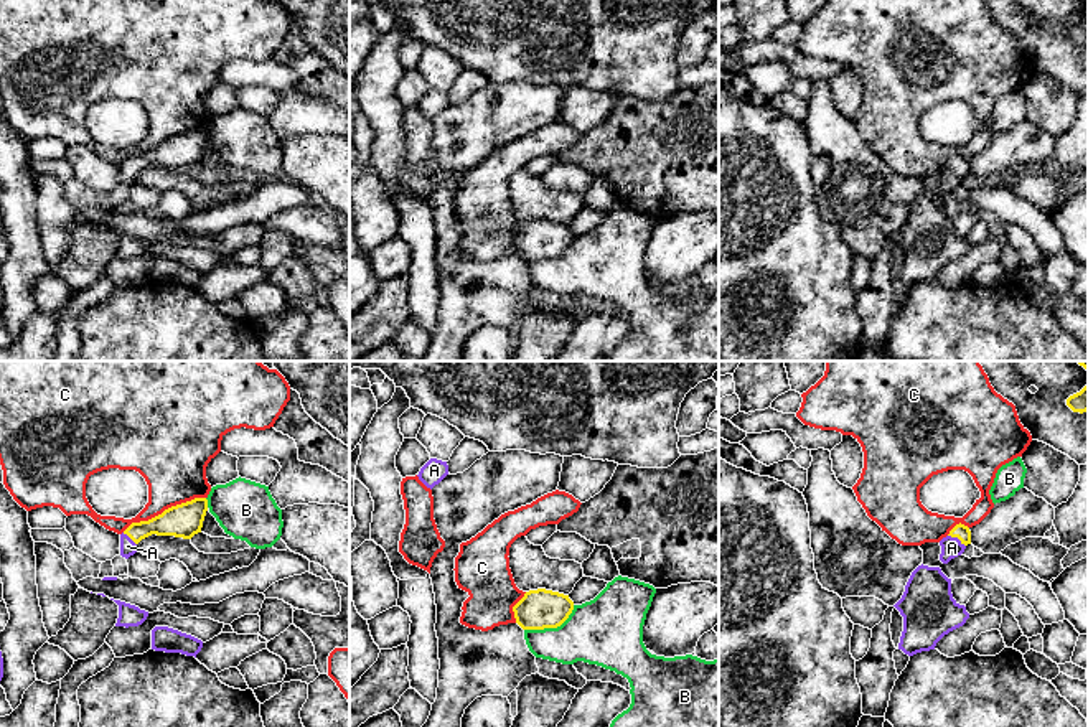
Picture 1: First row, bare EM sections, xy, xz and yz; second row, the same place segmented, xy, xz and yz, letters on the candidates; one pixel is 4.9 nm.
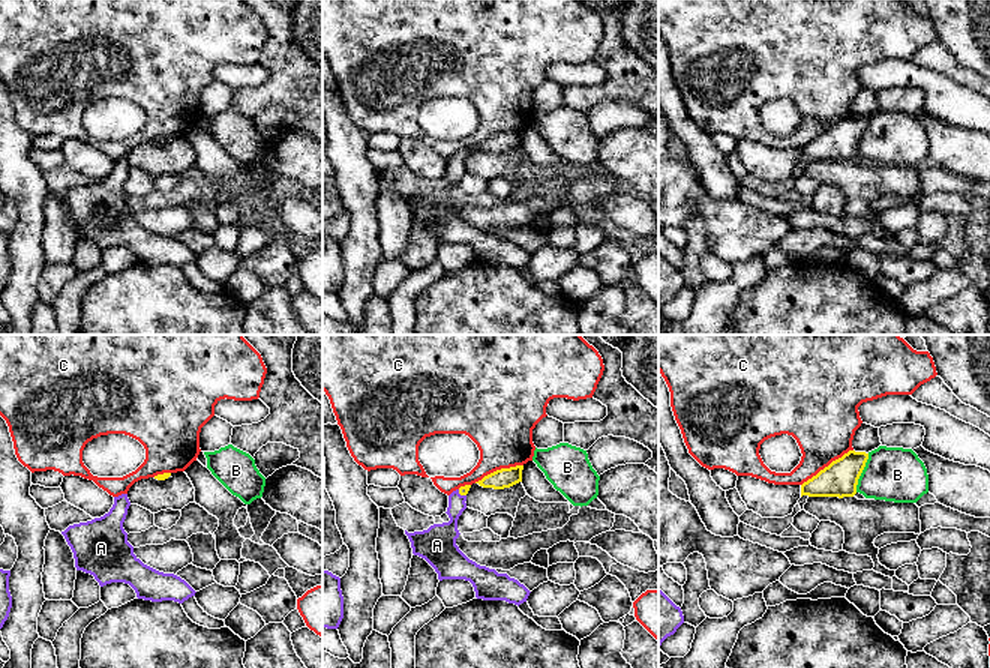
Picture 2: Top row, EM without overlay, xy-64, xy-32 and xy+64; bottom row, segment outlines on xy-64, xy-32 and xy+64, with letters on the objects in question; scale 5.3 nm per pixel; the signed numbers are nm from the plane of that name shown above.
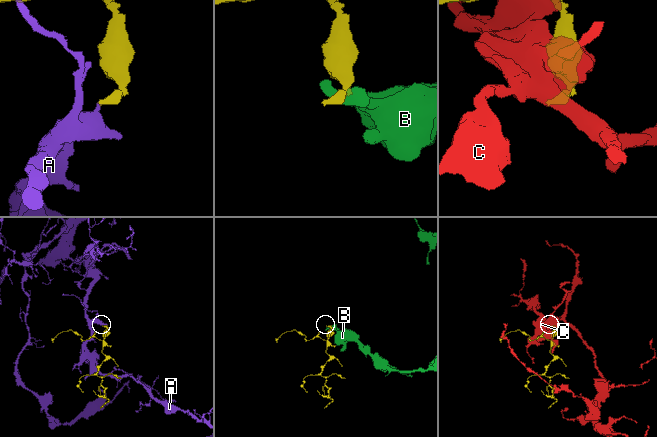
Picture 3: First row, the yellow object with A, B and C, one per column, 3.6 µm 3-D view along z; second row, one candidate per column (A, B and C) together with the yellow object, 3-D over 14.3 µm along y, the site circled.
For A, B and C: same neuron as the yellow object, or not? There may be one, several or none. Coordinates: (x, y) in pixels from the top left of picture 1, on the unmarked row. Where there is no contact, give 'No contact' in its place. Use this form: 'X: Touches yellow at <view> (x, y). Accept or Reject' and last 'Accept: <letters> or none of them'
A: Touches yellow at yz (956, 167). Accept
B: Touches yellow at xz (551, 257). Reject
C: Touches yellow at xy (165, 140). Reject
Accept: A

